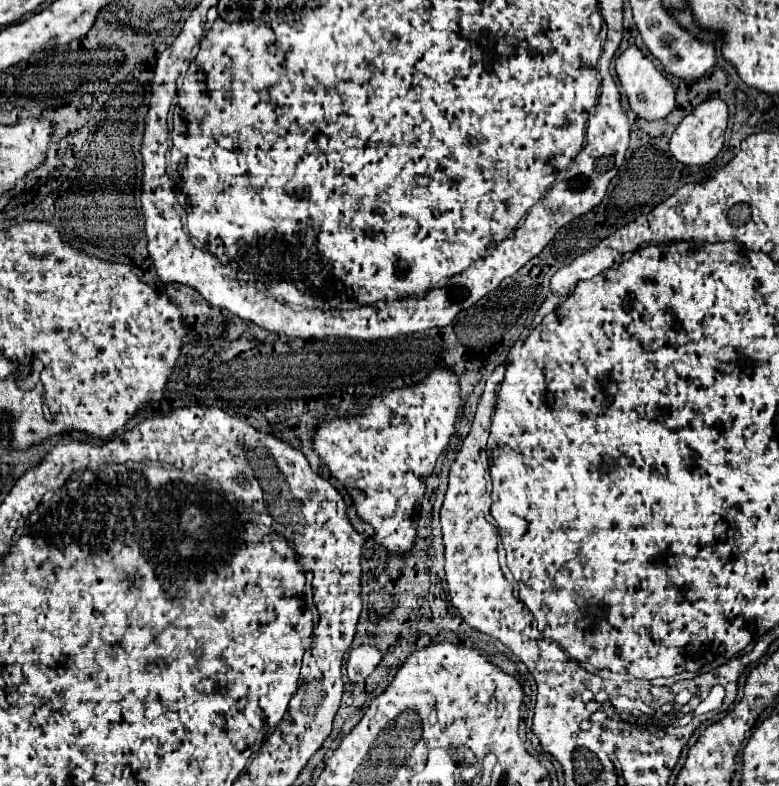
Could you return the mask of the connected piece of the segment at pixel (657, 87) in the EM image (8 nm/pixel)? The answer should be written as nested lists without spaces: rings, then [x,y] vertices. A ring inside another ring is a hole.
[[[631,45],[629,49],[625,49],[619,57],[617,57],[617,65],[615,65],[617,77],[629,97],[629,105],[631,109],[643,117],[643,119],[663,119],[667,117],[673,107],[675,107],[675,87],[671,85],[671,81],[667,81],[667,77],[653,65],[651,59],[647,59],[643,55],[643,51],[635,45]]]

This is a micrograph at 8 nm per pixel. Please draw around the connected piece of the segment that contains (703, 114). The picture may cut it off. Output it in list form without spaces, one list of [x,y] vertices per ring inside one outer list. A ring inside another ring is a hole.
[[[707,99],[697,105],[675,129],[671,137],[671,153],[679,163],[685,165],[705,165],[717,157],[723,147],[723,135],[729,121],[729,107],[723,99]]]

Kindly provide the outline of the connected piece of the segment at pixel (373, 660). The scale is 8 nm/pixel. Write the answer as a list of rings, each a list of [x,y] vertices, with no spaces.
[[[359,645],[353,647],[347,659],[347,675],[353,683],[361,683],[365,681],[373,669],[379,665],[379,661],[383,659],[381,651],[377,647],[369,647],[369,645]]]

